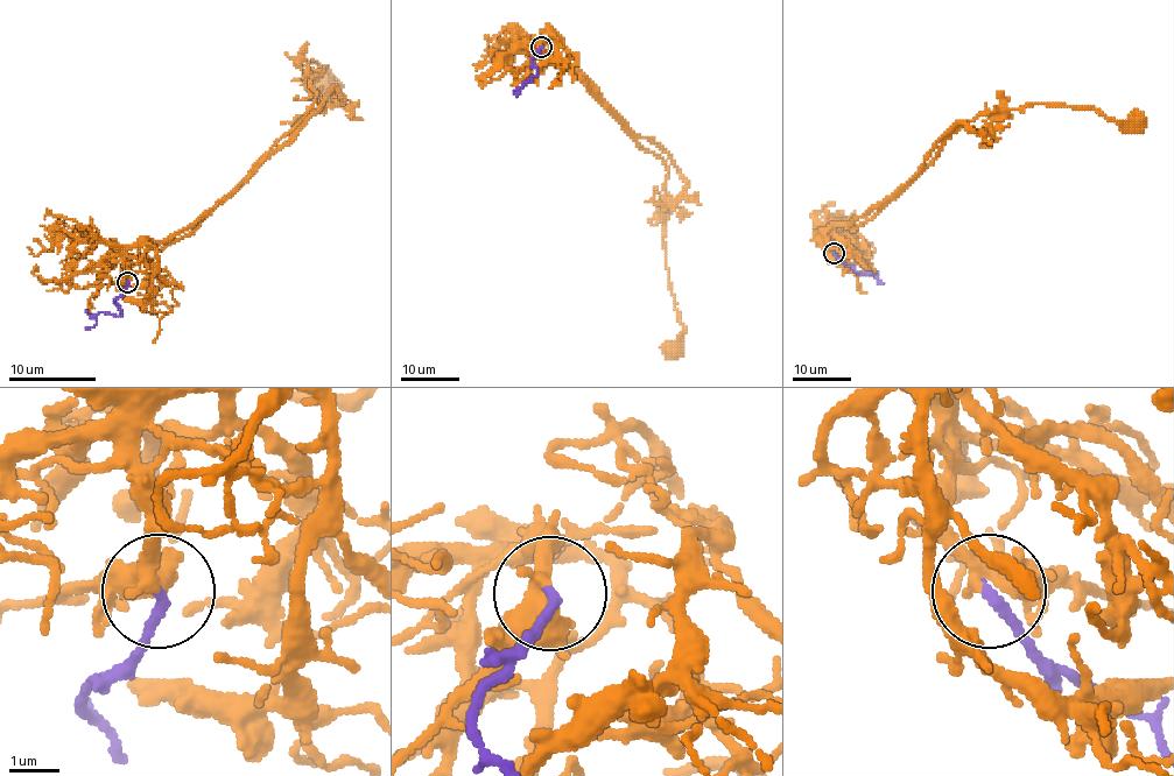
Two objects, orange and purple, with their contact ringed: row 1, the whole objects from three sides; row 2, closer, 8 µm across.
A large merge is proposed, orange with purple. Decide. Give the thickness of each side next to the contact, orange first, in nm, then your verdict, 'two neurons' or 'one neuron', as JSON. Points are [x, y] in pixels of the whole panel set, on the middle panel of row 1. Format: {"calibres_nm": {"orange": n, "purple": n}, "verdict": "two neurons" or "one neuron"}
{"calibres_nm": {"orange": 320, "purple": 200}, "verdict": "one neuron"}

